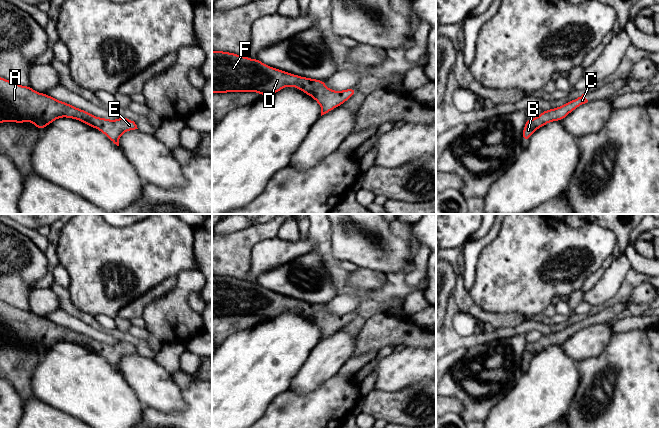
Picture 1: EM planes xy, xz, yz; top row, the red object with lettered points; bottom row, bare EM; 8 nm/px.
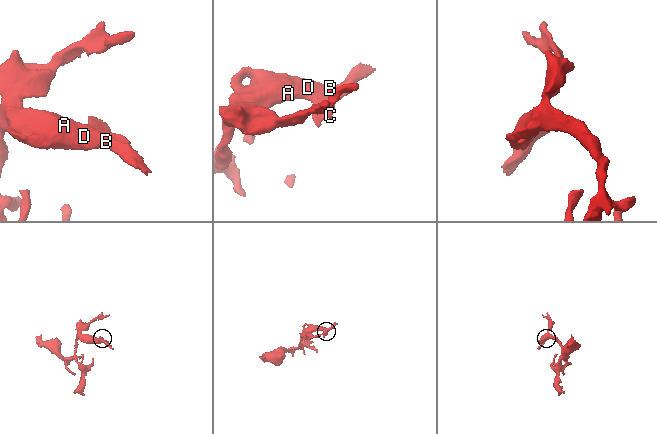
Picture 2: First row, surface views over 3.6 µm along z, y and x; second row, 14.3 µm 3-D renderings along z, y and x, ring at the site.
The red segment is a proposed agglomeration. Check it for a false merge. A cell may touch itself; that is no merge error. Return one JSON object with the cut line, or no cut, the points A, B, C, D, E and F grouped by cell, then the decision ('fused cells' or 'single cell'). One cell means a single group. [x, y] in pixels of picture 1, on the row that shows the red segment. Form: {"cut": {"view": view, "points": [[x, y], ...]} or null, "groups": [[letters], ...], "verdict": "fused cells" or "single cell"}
{"cut": null, "groups": [["A", "B", "C", "D", "E", "F"]], "verdict": "single cell"}

